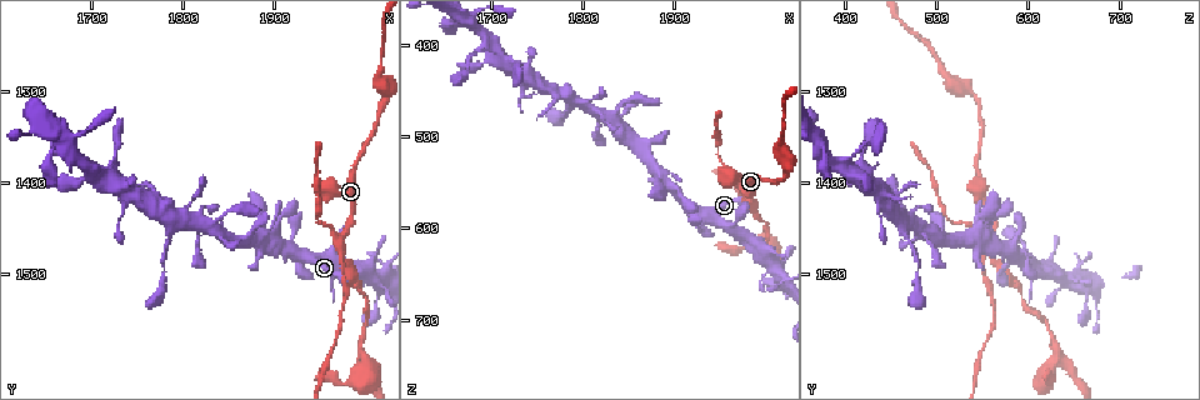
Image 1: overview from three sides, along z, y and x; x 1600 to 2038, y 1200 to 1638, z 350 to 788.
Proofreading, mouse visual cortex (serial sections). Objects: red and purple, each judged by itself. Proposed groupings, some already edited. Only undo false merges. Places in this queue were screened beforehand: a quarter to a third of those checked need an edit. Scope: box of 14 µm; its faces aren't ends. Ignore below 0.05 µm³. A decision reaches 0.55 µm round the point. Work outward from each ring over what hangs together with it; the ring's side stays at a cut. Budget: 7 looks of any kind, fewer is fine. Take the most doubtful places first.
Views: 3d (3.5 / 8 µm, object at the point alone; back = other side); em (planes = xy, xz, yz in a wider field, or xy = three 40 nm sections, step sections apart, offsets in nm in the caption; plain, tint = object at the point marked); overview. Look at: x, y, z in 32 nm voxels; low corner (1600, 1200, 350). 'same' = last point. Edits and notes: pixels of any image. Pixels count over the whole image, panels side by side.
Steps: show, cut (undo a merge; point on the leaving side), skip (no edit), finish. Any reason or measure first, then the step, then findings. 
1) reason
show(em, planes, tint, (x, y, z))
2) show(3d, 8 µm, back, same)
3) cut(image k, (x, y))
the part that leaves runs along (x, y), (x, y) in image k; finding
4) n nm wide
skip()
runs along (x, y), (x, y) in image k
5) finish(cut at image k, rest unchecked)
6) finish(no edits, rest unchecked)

show(3d, 8 µm, (1975, 1480, 555))

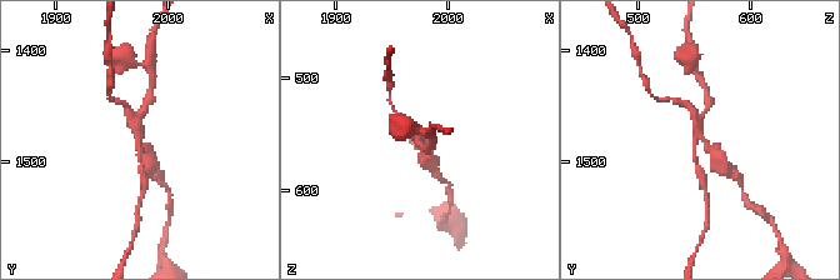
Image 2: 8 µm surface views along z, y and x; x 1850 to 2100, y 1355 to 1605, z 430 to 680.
3 arms; arms of 150, 200, 300 nm
show(em, xy, step 2, tint, (1970, 1474, 554))

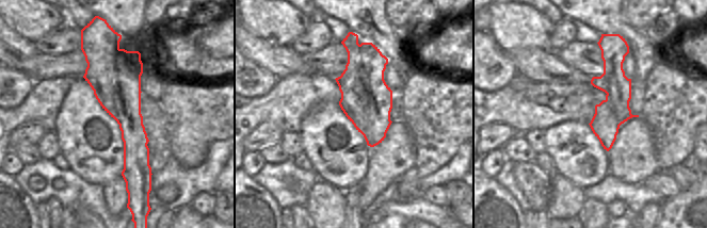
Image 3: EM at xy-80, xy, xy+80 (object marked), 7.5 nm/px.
cut(image 2, (714, 155))
the part that leaves runs along (699, 134), (715, 156), (733, 169) in image 2; a second cell is stuck on

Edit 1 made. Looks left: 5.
thin neck
show(3d, 8 µm, (1925, 1485, 600))

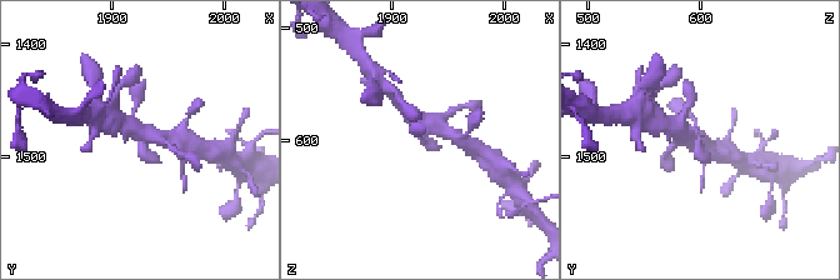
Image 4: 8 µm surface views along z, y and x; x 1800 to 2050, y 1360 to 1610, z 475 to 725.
show(3d, 3.5 µm, (1924, 1484, 600))

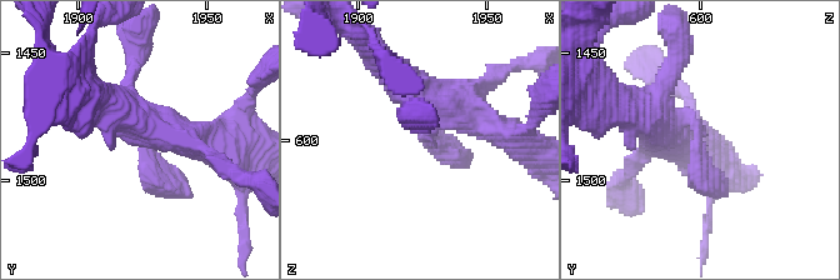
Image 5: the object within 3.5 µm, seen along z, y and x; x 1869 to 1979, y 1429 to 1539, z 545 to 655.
shape alone is not enough
show(em, xy, step 2, tint, (1926, 1485, 599))

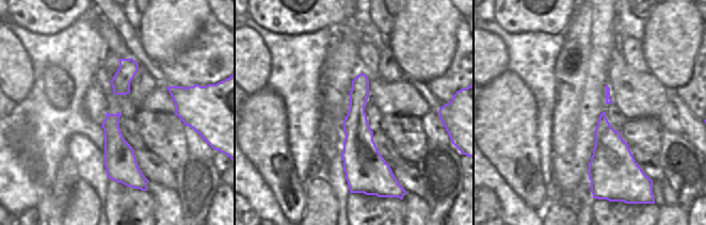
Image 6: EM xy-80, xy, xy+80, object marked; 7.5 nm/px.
skip()
runs along (663, 136), (695, 121), (720, 198) in image 5; all the same cell

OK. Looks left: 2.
thick turns thin
show(3d, 3.5 µm, (1670, 1350, 435))

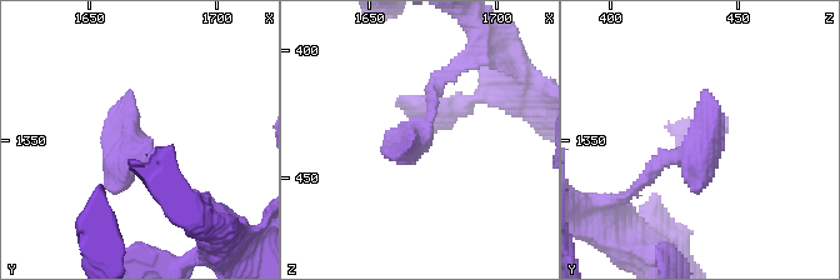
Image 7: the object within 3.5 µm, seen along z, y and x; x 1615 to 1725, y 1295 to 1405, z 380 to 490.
show(em, xy, step 5, tint, (1667, 1354, 434))

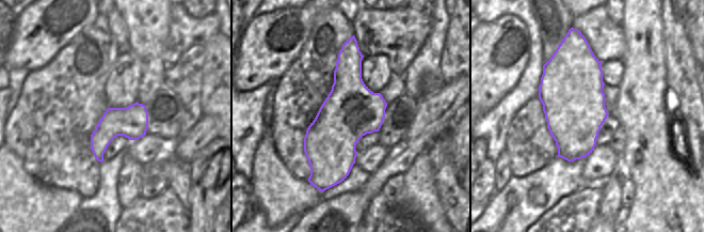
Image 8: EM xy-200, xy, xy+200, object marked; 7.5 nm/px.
skip()
continuous, no second cell

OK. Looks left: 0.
finish(cut at image 2, rest unchecked)

